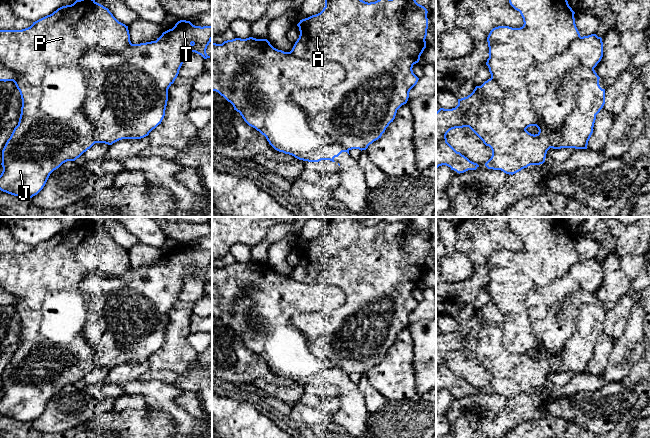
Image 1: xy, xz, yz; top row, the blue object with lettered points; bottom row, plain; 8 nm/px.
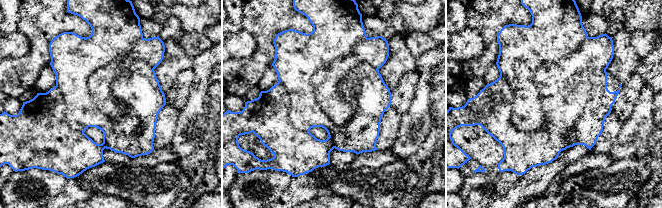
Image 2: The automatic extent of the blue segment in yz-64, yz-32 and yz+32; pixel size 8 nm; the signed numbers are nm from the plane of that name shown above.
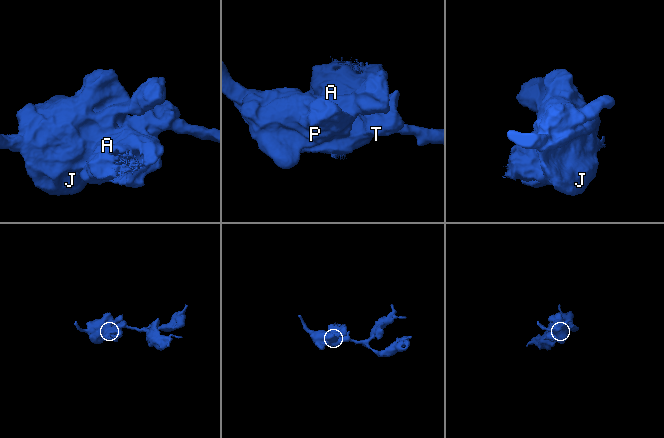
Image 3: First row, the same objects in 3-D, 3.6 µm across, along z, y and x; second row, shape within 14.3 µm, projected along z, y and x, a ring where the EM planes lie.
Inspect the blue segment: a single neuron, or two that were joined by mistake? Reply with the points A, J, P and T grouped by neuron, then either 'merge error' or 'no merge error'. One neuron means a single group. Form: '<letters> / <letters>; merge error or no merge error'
A T / J P; merge error

